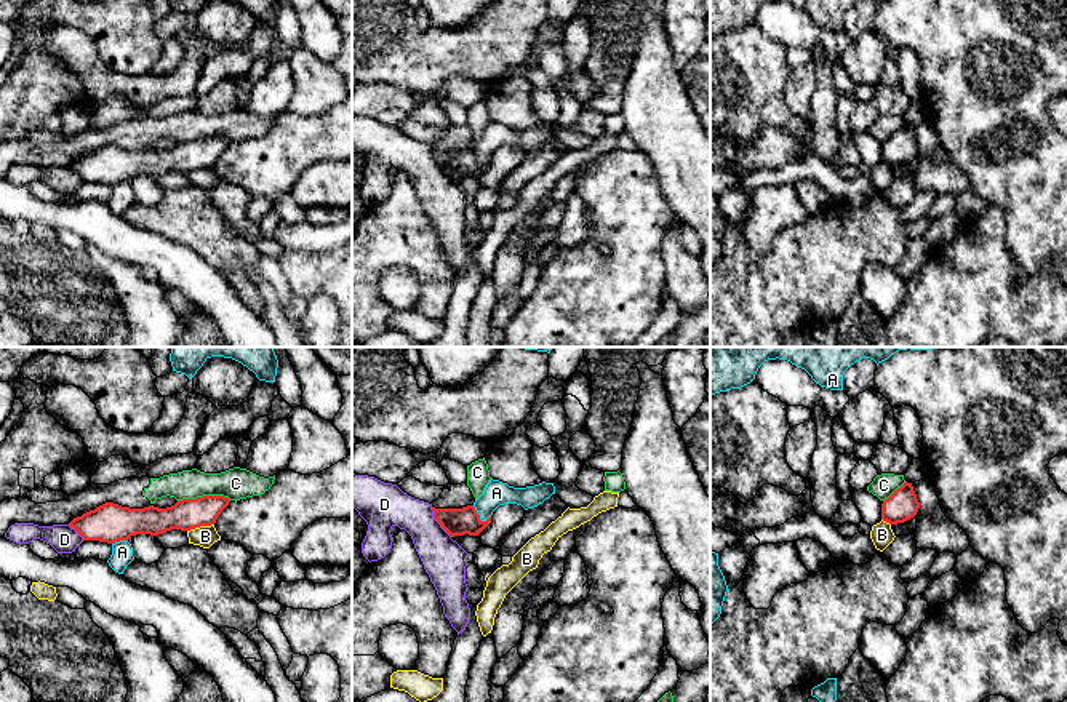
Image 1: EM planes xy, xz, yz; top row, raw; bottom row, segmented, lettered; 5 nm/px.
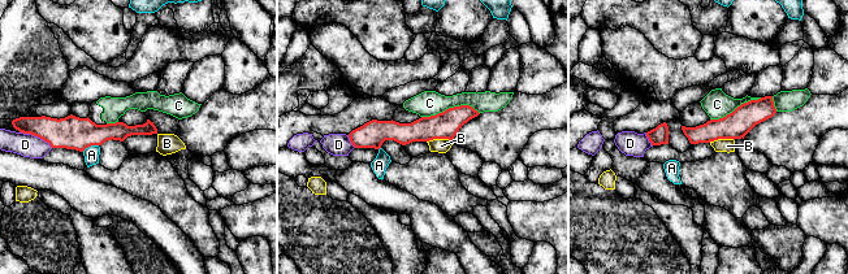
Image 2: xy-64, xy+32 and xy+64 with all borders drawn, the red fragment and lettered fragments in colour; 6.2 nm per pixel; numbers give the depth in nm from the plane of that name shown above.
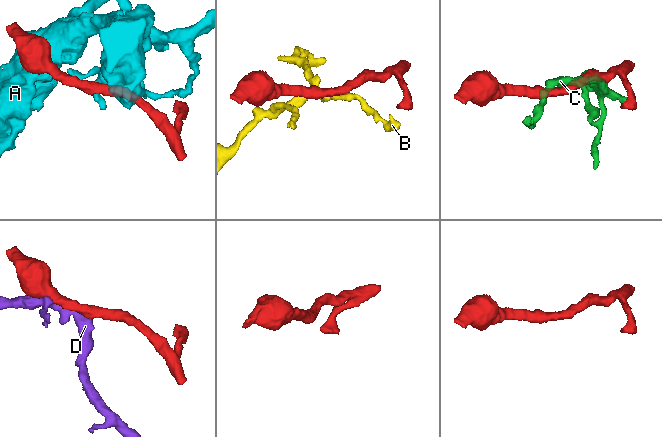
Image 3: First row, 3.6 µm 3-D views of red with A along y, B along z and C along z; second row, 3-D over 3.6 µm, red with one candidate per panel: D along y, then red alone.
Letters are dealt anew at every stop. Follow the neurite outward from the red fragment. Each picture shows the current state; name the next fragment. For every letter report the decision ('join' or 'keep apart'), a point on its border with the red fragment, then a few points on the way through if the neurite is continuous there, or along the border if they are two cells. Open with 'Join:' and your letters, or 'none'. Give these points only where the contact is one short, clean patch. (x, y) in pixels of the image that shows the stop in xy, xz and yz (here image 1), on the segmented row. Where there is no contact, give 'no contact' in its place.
Join: none
A: keep apart; contact xz (479, 517); border xz (472, 506), (482, 520), (490, 517)
B: keep apart; contact xy (200, 525); border xy (213, 523), (187, 531)
C: keep apart; contact xy (203, 496)
D: keep apart; contact xz (435, 518)

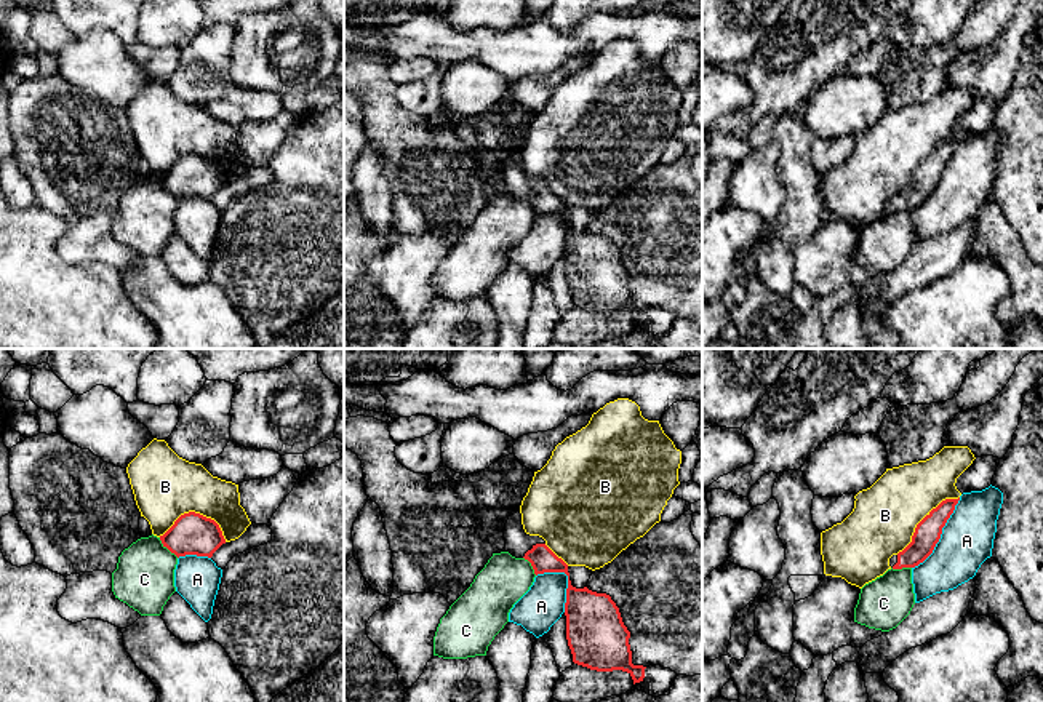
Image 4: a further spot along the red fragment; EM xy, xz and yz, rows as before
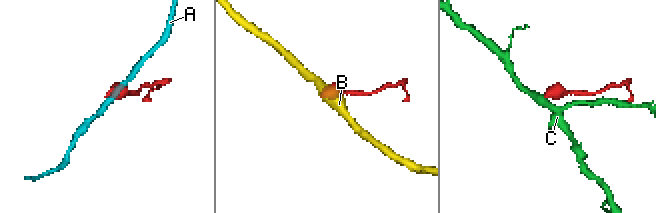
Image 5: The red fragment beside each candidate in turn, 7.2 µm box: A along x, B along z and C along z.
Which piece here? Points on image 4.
Join: none
A: keep apart; contact yz (941, 533)
B: keep apart; contact xy (197, 514)
C: keep apart; contact xy (168, 549); border xy (159, 538), (178, 557)

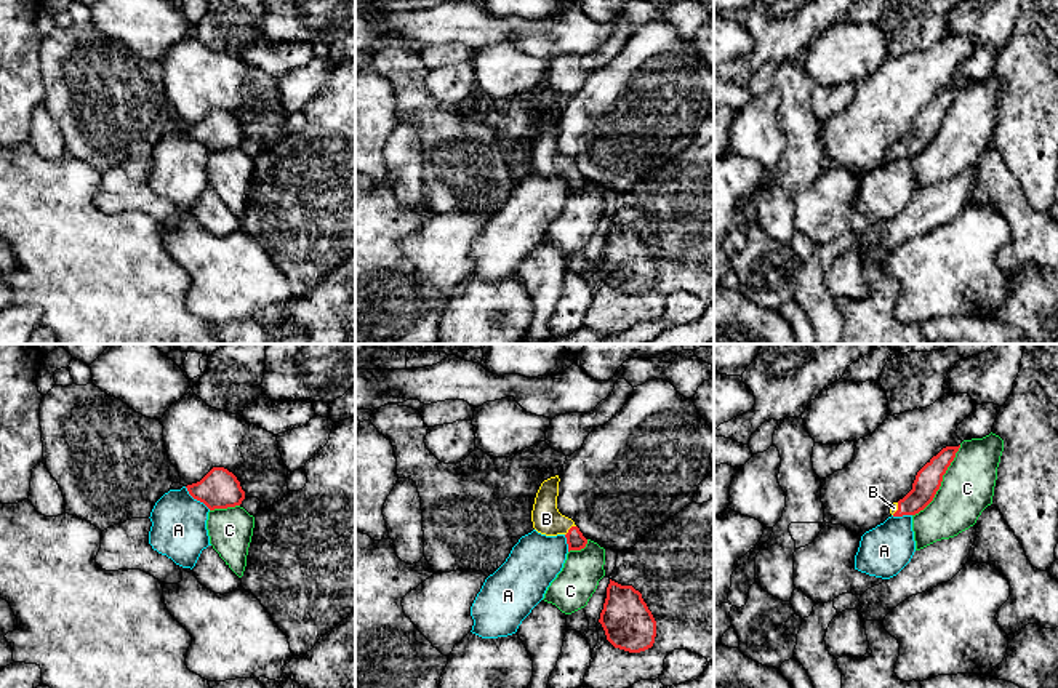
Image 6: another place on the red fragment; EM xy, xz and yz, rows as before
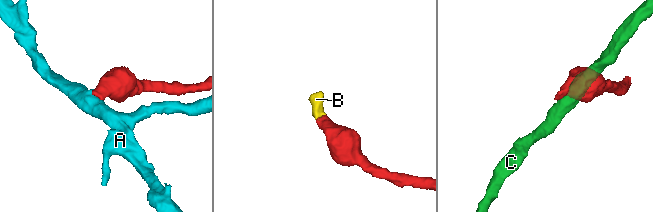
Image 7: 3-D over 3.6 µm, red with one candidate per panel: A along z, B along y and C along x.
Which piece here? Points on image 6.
Join: B
A: keep apart; contact xy (197, 500); border xy (184, 487), (210, 509)
B: join; contact xz (569, 530); way xz (575, 540), (569, 530), (546, 519)
C: keep apart; contact yz (941, 480)

